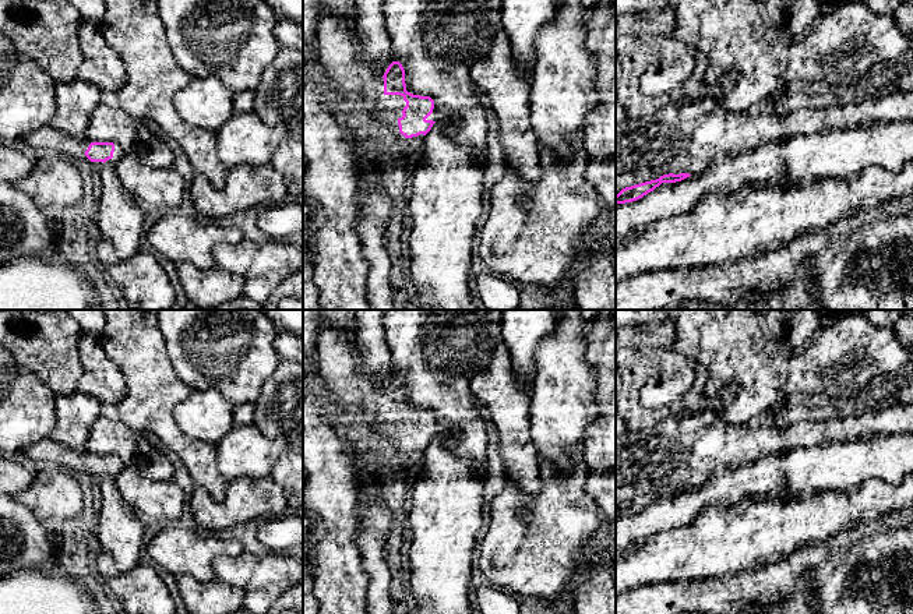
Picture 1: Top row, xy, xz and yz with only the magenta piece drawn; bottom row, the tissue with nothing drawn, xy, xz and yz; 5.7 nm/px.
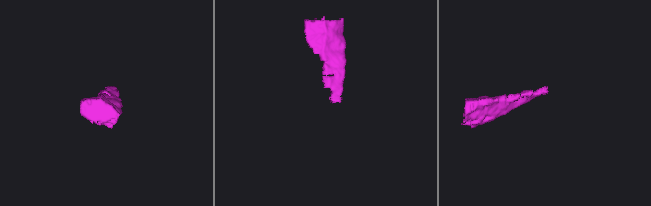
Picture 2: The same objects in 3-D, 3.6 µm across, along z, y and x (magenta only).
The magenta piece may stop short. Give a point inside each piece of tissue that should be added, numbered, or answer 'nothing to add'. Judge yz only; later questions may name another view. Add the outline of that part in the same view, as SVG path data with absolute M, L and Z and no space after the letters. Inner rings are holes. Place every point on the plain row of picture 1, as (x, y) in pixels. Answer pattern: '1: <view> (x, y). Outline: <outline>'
nothing to add

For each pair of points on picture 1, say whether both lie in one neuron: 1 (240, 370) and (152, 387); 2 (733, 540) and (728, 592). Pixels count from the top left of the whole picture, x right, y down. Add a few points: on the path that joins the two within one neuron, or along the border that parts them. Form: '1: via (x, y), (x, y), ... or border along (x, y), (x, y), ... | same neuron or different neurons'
1: border along (168, 352), (173, 371), (191, 391) | different neurons
2: border along (762, 564), (698, 579) | different neurons

